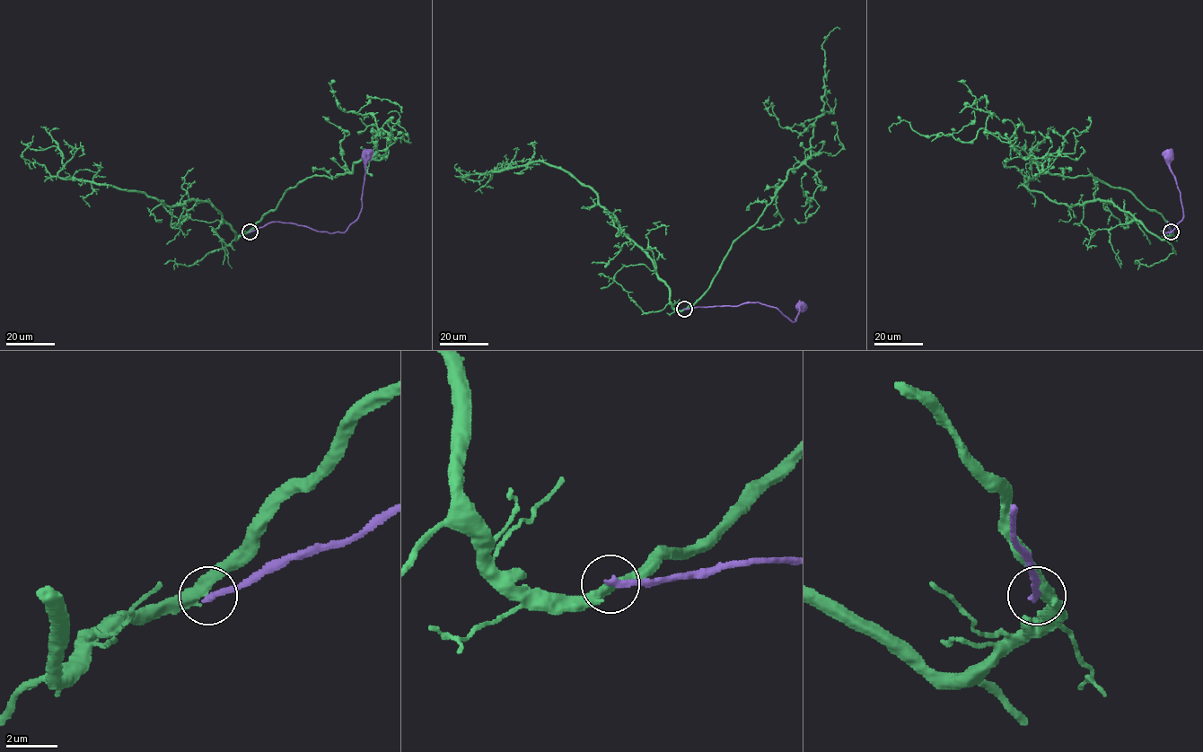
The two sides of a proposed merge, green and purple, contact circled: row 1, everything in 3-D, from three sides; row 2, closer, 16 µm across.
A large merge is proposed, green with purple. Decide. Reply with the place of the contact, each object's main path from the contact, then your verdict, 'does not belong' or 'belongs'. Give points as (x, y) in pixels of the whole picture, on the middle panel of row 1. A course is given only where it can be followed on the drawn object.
(684, 309) | green via (683, 310), (707, 290), (790, 170), (809, 157), (812, 125), (823, 114), (823, 41), (839, 29) | purple via (683, 310), (760, 302), (776, 307), (794, 321), (801, 307) | does not belong

